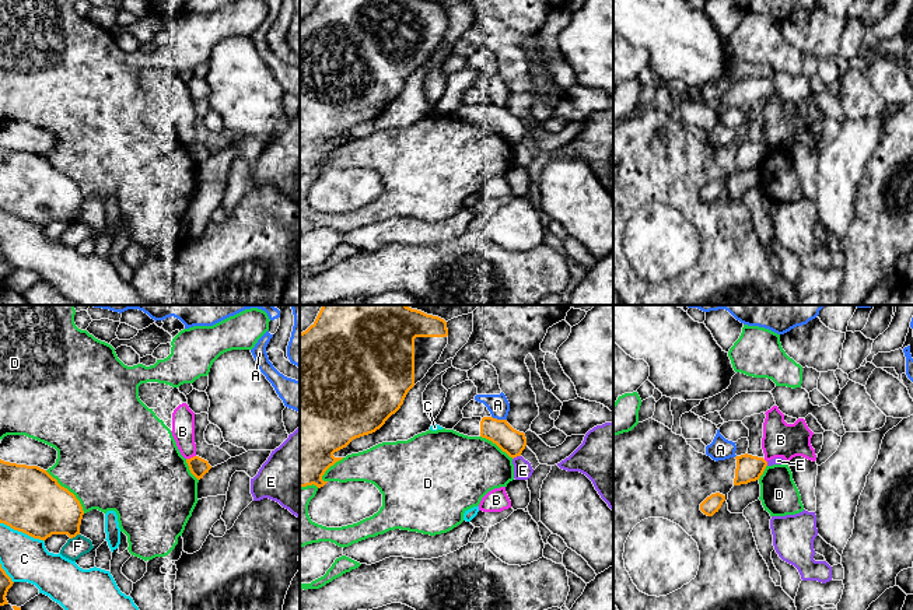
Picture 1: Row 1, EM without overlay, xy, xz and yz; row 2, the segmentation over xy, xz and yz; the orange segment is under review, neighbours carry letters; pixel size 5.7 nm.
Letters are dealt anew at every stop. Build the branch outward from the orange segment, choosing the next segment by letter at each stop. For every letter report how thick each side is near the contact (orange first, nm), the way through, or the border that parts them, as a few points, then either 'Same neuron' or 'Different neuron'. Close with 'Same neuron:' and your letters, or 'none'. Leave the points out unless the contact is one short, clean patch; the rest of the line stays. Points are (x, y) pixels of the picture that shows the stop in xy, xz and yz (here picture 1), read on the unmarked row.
A: Thickness 150 nm (orange) against 120 nm. Different neuron
B: Thickness 110 nm (orange) against 130 nm. Different neuron
C: Thickness 360 nm (orange) against 260 nm. Different neuron
D: Thickness 360 nm (orange) against 480 nm. Different neuron
E: Thickness 150 nm (orange) against 110 nm. Different neuron
F: Thickness 320 nm (orange) against 120 nm. Different neuron
Same neuron: none

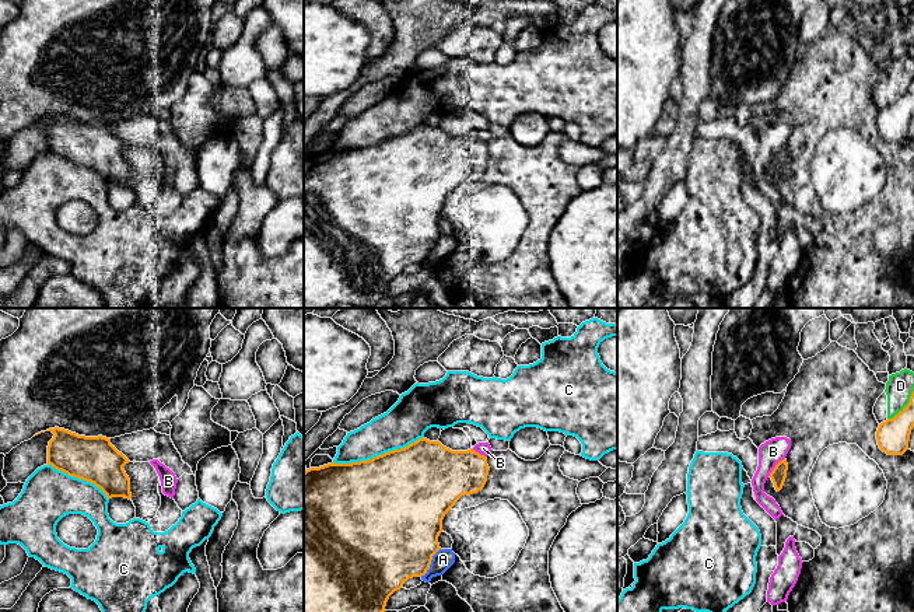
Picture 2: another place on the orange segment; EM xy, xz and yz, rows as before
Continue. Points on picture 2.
A: Thickness 480 nm (orange) against 110 nm. Different neuron
B: Thickness 90 nm (orange) against 140 nm. Same neuron
C: Thickness 500 nm (orange) against 240 nm. Different neuron
D: Thickness 190 nm (orange) against 160 nm. Different neuron
Same neuron: B

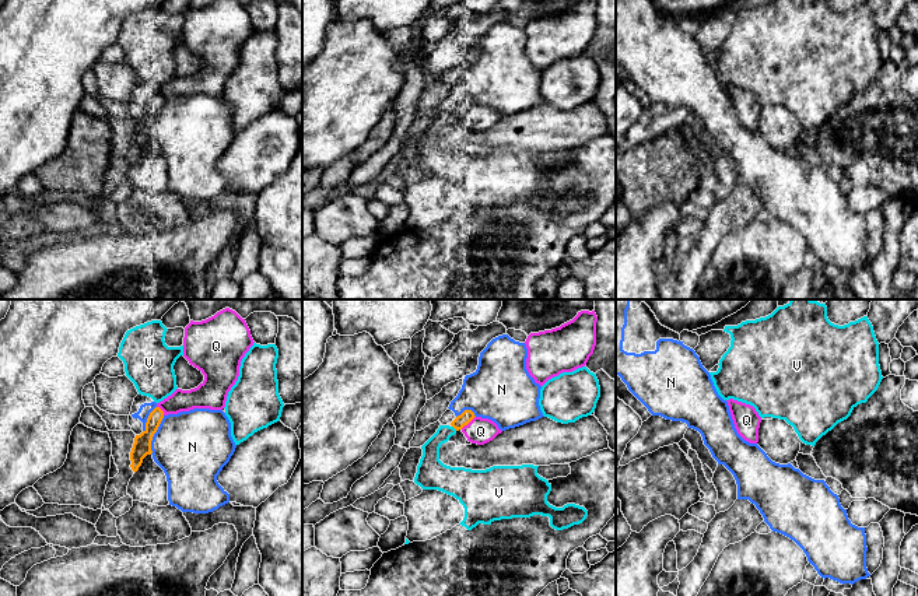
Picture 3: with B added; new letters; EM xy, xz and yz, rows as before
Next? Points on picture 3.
N: Thickness 110 nm (orange) against 420 nm. Different neuron
Q: Thickness 70 nm (orange) against 150 nm. Same neuron
V: Thickness 70 nm (orange) against 120 nm. Different neuron
Same neuron: Q

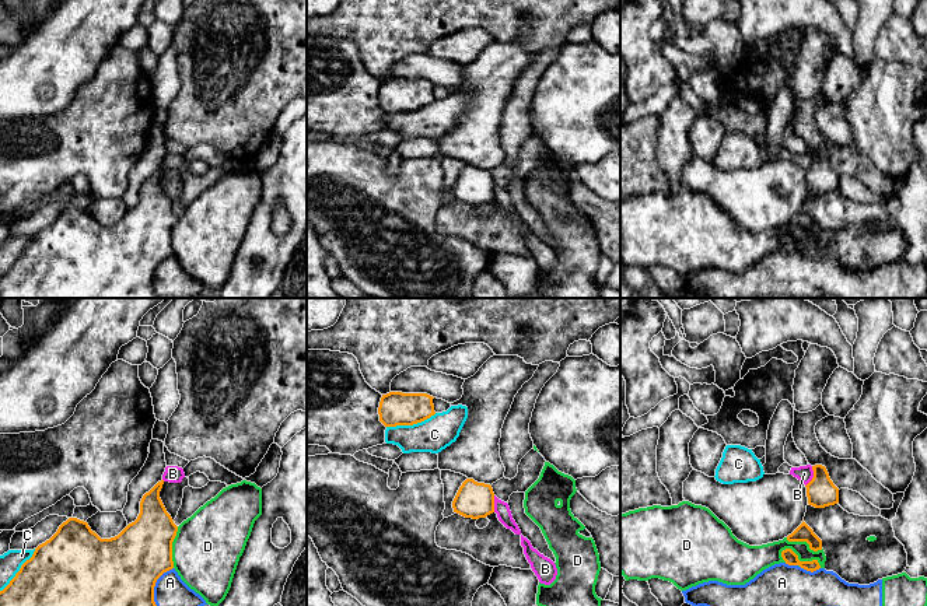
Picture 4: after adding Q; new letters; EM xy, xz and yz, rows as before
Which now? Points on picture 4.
A: Thickness 500 nm (orange) against 220 nm. Different neuron
B: Thickness 170 nm (orange) against 90 nm. Boundary: yz (812, 153), (812, 165), (805, 172). Different neuron
C: Thickness 190 nm (orange) against 200 nm. Different neuron
D: Thickness 80 nm (orange) against 140 nm. Different neuron
Same neuron: none

